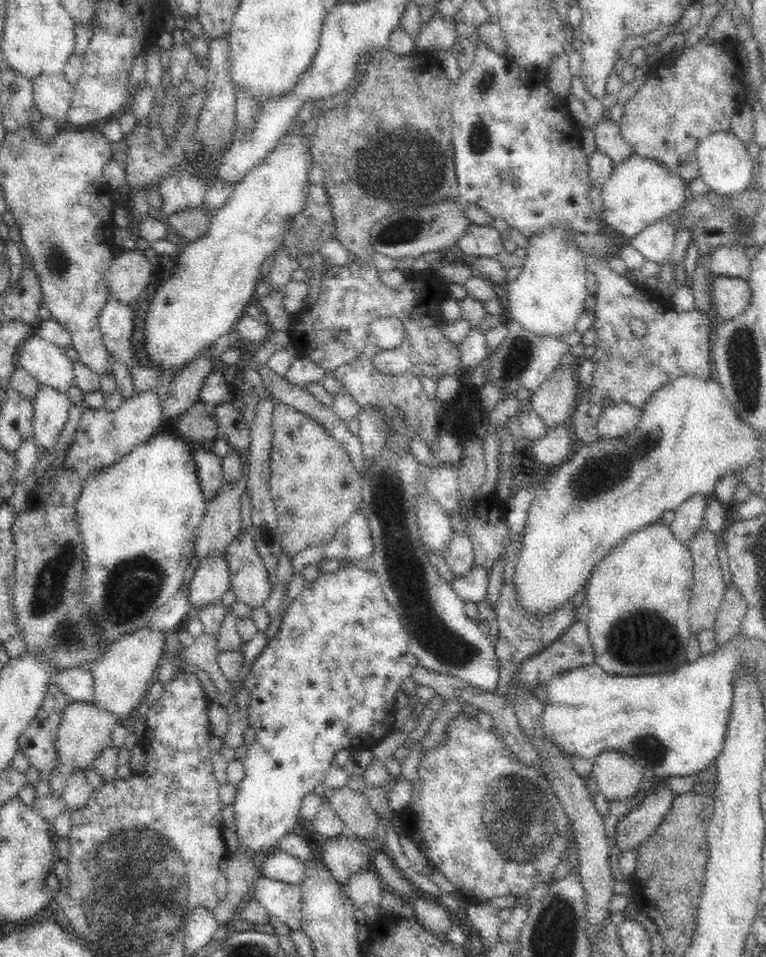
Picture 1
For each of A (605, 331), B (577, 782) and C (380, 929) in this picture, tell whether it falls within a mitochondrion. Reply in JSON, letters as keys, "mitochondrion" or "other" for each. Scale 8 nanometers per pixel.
{"A":"other","B":"other","C":"other"}

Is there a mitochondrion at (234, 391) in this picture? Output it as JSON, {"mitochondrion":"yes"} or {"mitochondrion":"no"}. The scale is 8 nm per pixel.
{"mitochondrion":"no"}

